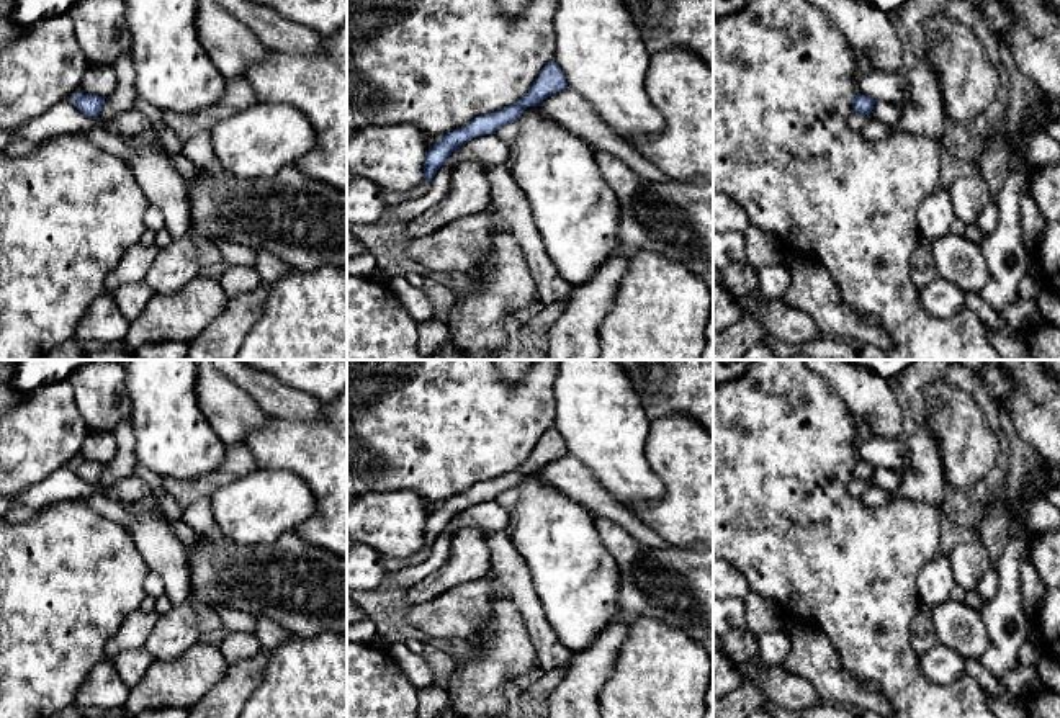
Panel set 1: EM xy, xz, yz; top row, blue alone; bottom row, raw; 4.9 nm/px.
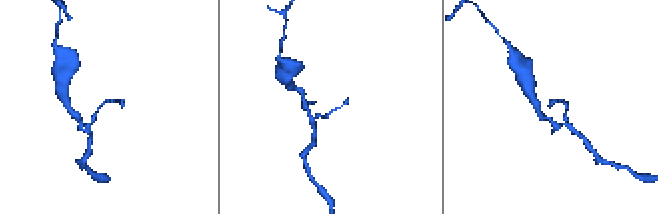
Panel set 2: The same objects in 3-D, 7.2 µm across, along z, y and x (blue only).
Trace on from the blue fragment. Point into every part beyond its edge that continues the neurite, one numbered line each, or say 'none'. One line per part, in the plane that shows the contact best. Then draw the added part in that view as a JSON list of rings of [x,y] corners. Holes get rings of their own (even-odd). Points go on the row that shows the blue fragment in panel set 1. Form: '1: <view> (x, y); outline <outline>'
none

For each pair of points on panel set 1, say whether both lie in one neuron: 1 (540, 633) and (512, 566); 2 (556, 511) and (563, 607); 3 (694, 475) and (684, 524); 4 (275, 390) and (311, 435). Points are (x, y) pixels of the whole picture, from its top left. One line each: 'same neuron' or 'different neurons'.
1: same neuron
2: same neuron
3: same neuron
4: different neurons

